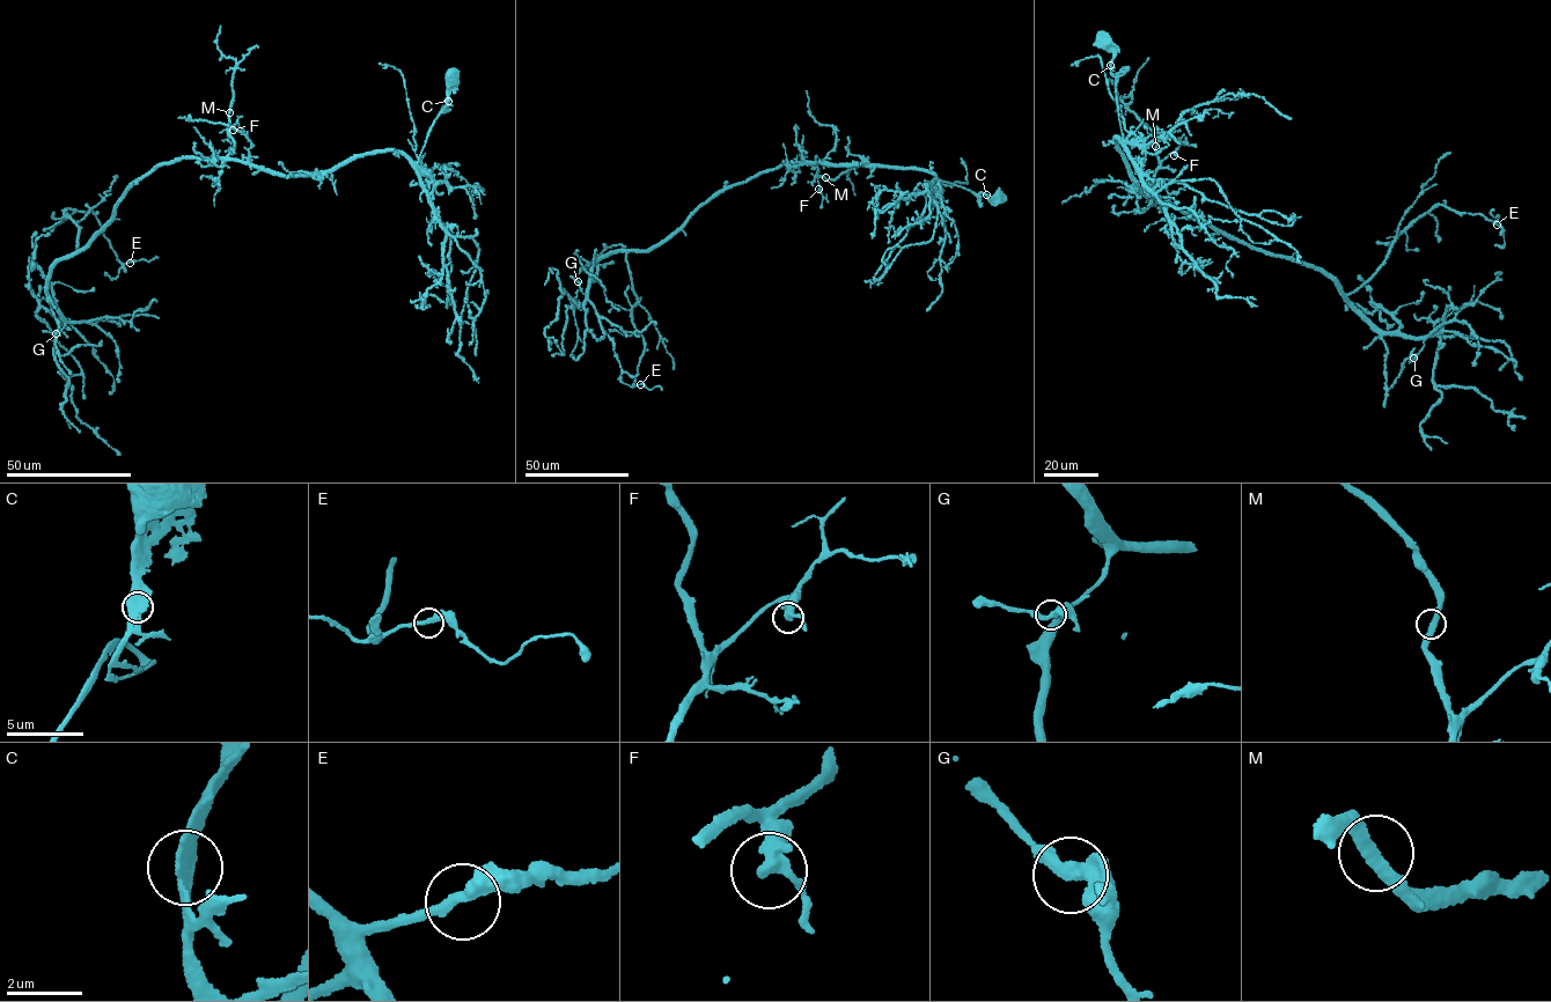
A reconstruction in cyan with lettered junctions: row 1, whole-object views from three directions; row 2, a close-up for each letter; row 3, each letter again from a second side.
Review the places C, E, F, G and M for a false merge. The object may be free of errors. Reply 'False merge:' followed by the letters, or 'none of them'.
False merge: none of them

